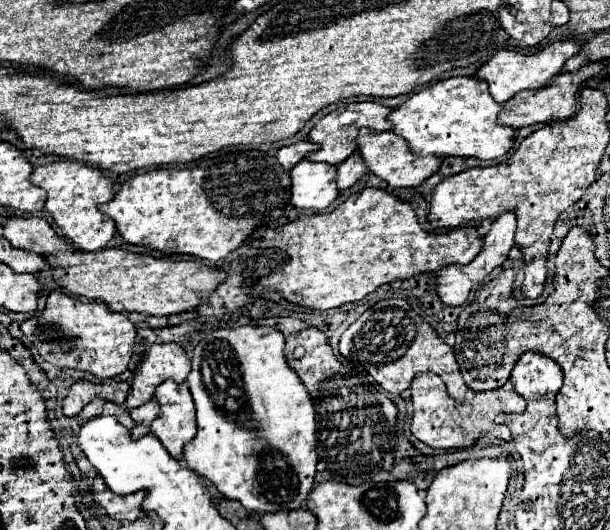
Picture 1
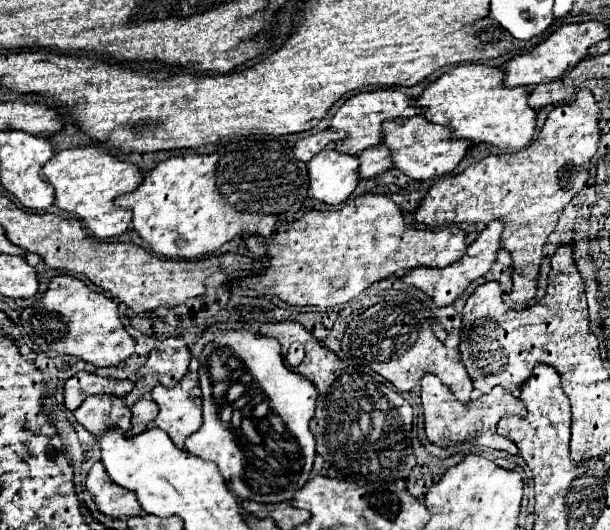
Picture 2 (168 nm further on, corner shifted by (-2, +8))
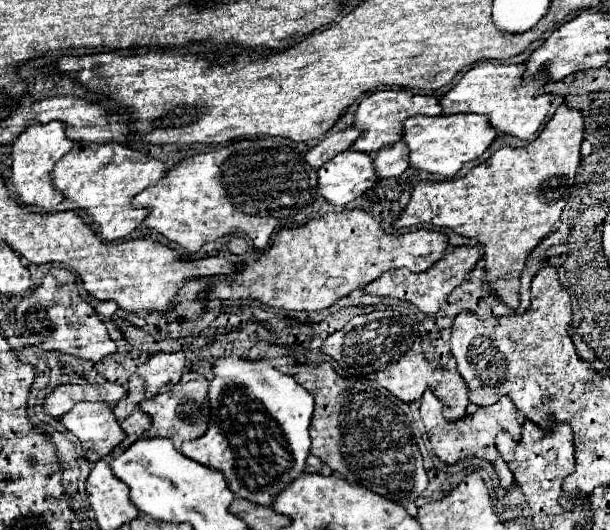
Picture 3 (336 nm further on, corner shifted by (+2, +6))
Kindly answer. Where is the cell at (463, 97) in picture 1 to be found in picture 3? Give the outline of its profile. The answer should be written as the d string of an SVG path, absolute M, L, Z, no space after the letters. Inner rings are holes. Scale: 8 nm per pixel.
M477 63L473 69L469 69L461 81L447 91L441 99L439 105L443 107L443 115L451 115L451 113L483 113L489 117L489 125L499 131L499 133L507 133L515 139L531 139L549 109L551 103L551 95L539 95L535 99L537 93L537 85L529 87L523 83L523 73L525 73L525 65L495 65L495 63Z

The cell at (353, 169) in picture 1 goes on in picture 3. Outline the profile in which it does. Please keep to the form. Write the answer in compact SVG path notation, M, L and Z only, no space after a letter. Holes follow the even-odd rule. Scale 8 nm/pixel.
M403 141L381 147L373 157L373 169L381 179L399 177L407 167L407 147L403 147Z

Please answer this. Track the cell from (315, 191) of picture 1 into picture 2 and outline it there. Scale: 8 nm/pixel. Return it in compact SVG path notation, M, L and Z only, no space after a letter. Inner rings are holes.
M323 149L309 161L309 179L311 197L327 205L341 205L361 181L359 159L335 149Z

